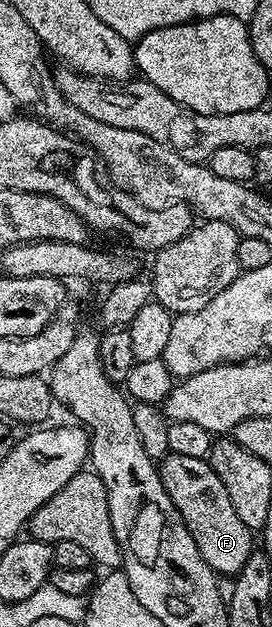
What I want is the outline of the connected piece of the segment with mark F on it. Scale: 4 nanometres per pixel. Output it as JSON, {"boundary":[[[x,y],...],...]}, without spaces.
{"boundary":[[[171,451],[158,462],[157,468],[169,499],[173,499],[185,527],[193,535],[193,543],[197,543],[197,551],[201,551],[201,559],[205,559],[217,575],[240,573],[253,548],[253,530],[241,523],[225,491],[225,483],[217,479],[210,460],[203,458],[202,461],[191,453]]]}

